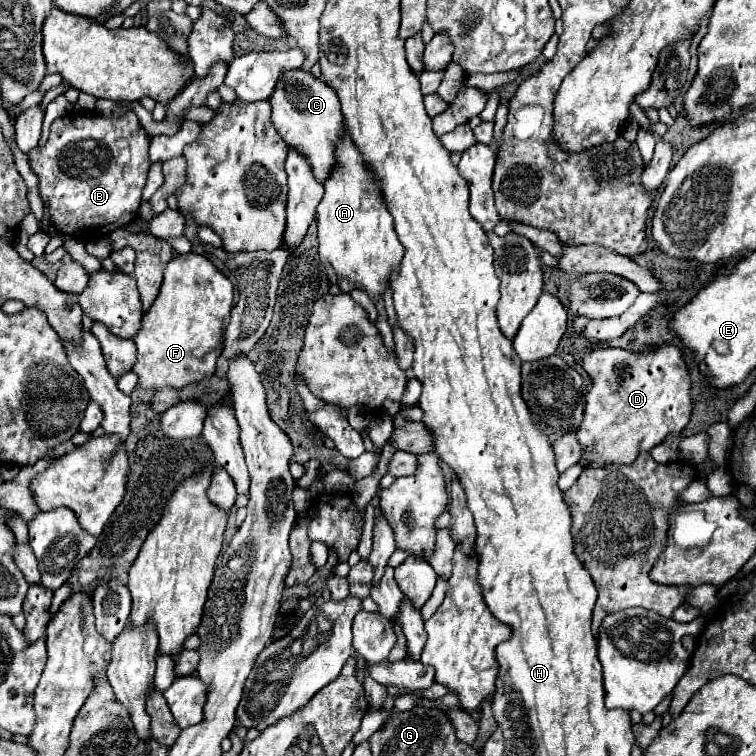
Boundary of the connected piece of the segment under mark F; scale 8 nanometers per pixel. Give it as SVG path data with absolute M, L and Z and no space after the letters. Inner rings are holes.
M188 253L174 257L164 269L164 283L160 295L152 307L142 317L142 329L136 333L134 341L138 347L138 361L132 371L138 375L138 387L142 389L162 389L162 387L186 387L198 383L206 375L214 375L216 361L224 347L224 329L230 321L230 309L234 299L234 285L224 277L206 257Z

